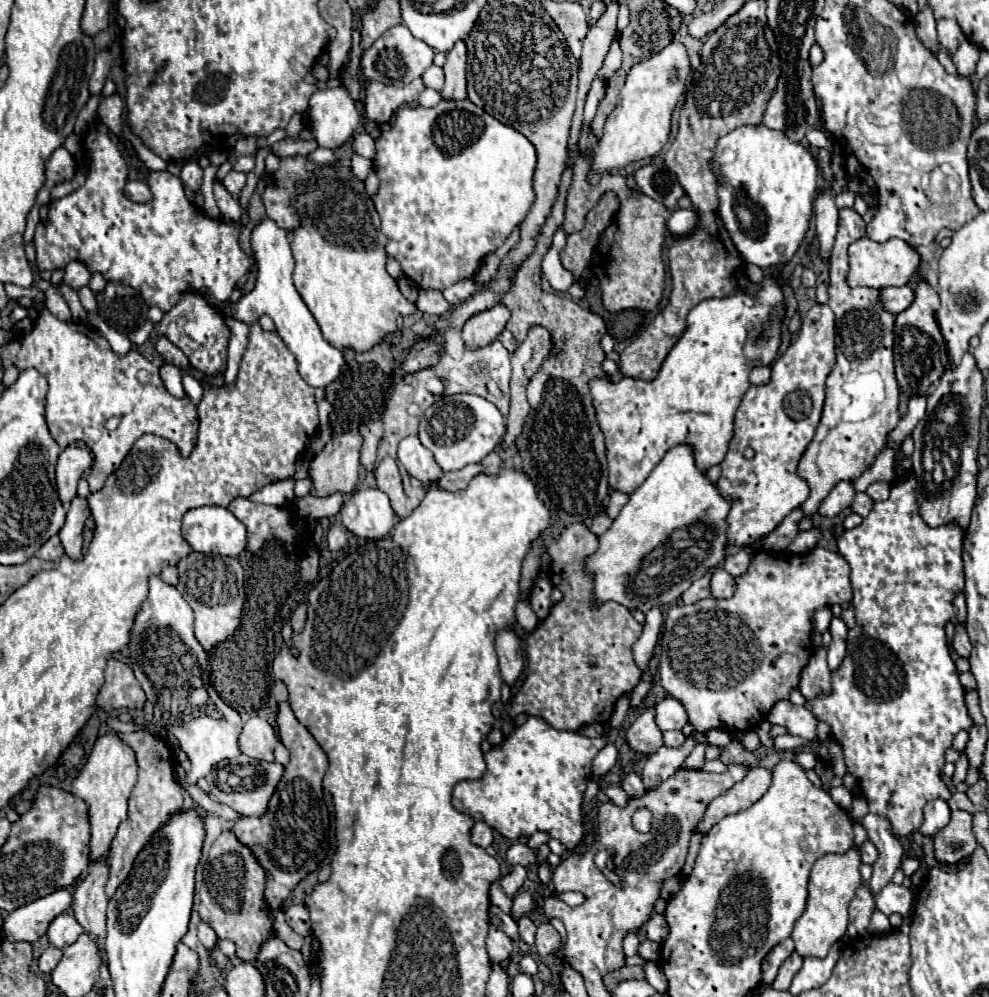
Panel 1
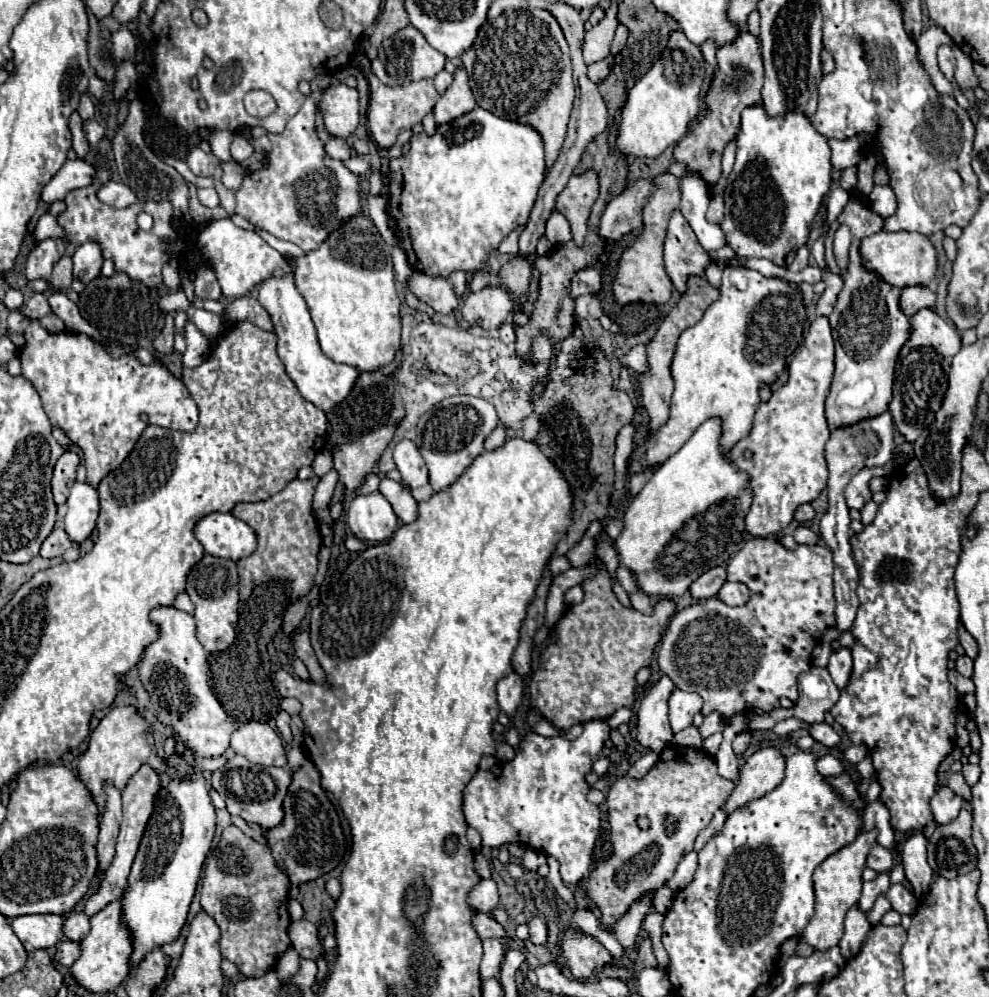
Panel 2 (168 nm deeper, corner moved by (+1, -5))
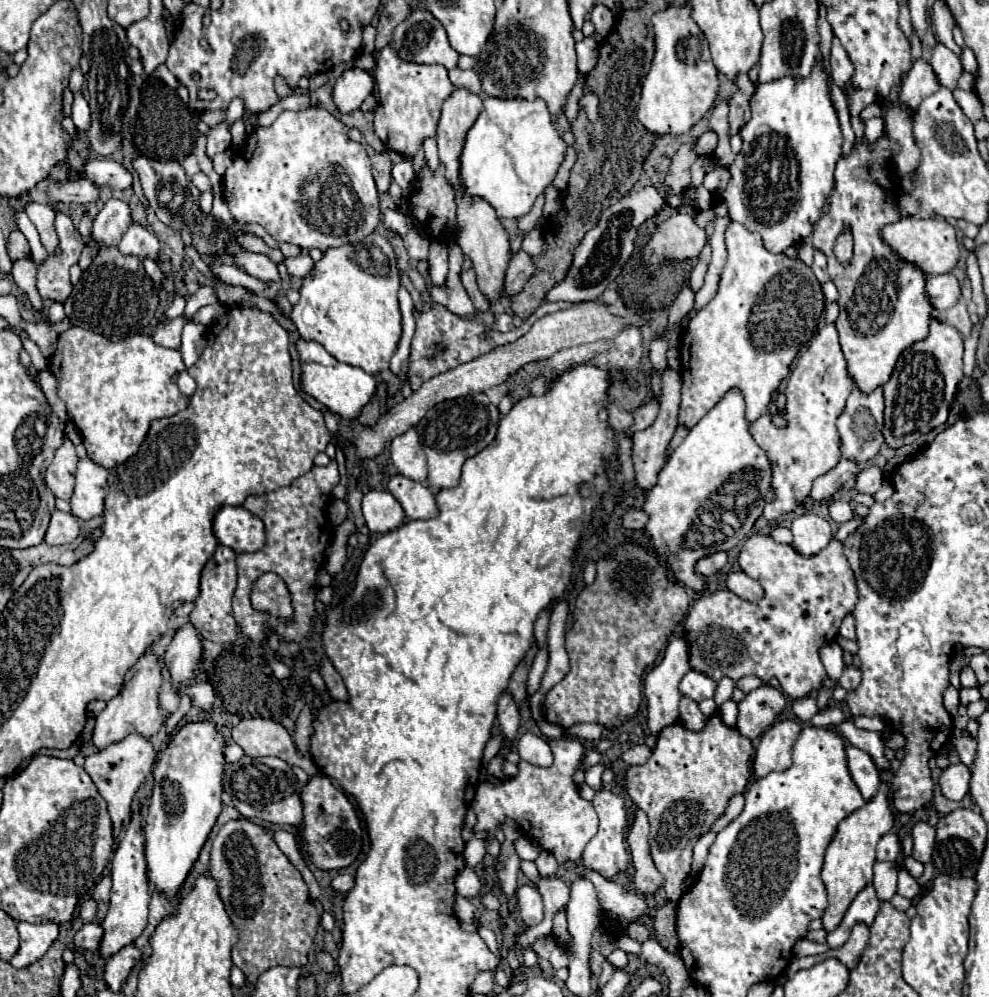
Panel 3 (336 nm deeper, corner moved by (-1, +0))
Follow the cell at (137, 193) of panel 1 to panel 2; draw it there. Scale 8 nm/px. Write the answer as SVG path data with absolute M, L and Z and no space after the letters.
M106 182L106 184L102 184L98 188L96 196L98 196L100 202L104 202L104 204L108 204L112 208L128 208L128 206L138 202L134 192L122 182Z

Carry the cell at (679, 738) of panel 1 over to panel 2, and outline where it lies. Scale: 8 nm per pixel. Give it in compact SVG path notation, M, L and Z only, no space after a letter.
M690 724L688 728L674 734L674 738L672 738L672 742L676 744L676 746L684 746L691 748L701 748L703 744L703 740L701 741L701 736L698 731L698 728L694 726L694 724Z

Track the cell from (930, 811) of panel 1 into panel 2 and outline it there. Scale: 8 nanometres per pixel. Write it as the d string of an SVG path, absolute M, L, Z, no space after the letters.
M944 784L934 794L930 806L932 806L932 812L934 812L934 820L938 824L948 824L958 816L960 808L964 806L964 800L958 794L954 794L948 784Z

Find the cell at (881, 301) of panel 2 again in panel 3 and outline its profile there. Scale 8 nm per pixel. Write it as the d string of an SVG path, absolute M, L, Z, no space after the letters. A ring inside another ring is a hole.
M880 137L874 151L862 141L860 147L852 149L850 157L842 157L836 163L836 181L828 211L822 213L812 233L812 243L826 255L830 279L838 289L840 315L836 319L836 329L840 347L846 357L848 375L862 395L870 395L874 389L888 383L900 353L928 335L932 309L924 295L926 275L914 265L896 259L890 247L880 239L880 227L900 219L896 211L896 193L892 189L896 177L890 167L890 157L894 153L896 143L888 137ZM844 227L850 227L854 235L854 259L848 267L842 267L832 251L836 235Z

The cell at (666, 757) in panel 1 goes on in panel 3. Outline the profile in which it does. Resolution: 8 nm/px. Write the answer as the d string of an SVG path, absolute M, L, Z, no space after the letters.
M728 677L720 679L720 683L718 683L718 687L716 687L716 693L714 693L714 701L716 701L716 711L714 711L714 715L716 715L716 717L722 717L722 705L732 699L732 691L734 691L732 679L728 679Z

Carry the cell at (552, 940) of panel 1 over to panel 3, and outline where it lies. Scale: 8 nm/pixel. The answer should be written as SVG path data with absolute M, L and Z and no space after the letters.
M522 885L516 891L518 897L518 913L520 919L526 925L538 925L544 917L544 909L542 909L542 897L538 893L538 889L534 885Z

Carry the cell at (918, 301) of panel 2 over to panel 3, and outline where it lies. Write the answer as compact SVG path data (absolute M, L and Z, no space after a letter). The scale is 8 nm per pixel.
M950 273L928 277L926 279L926 295L928 295L928 301L930 301L930 305L934 309L944 311L944 309L952 307L958 301L958 297L960 297L960 283Z

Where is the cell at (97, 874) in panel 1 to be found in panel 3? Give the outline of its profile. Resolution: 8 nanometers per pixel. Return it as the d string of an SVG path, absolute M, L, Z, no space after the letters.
M128 735L128 739L122 739L120 743L114 743L112 747L106 747L104 751L98 751L86 759L84 769L92 777L102 799L108 803L108 813L112 817L114 831L120 831L124 821L128 821L132 797L144 783L144 779L150 775L154 759L156 753L152 749L152 743L146 741L142 735Z

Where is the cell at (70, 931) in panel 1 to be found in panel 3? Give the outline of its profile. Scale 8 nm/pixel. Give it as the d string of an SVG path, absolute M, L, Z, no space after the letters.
M86 899L82 905L80 905L80 919L84 923L92 923L96 919L96 903L92 899Z

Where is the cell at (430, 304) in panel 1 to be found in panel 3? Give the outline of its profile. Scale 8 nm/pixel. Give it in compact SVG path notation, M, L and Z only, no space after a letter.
M458 245L450 247L450 271L448 271L448 279L444 285L430 285L430 297L444 305L446 309L450 309L456 315L474 315L476 309L460 281L460 271L462 271L462 263L464 263L464 253L460 251Z

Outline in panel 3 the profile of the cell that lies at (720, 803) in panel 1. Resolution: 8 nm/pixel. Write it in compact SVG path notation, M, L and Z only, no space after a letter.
M780 721L762 733L752 763L756 779L762 779L772 771L786 771L792 765L792 747L800 731L800 723Z

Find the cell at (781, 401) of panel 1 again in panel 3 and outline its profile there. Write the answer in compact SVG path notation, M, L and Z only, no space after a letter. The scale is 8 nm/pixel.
M826 323L798 353L798 363L792 367L786 385L786 407L780 413L788 425L776 427L771 416L763 414L750 425L750 435L766 451L772 465L774 501L766 503L764 517L774 523L782 515L794 511L810 495L814 479L828 473L840 461L840 447L836 435L836 419L852 393L852 379L848 379L844 355L838 345L834 323Z

